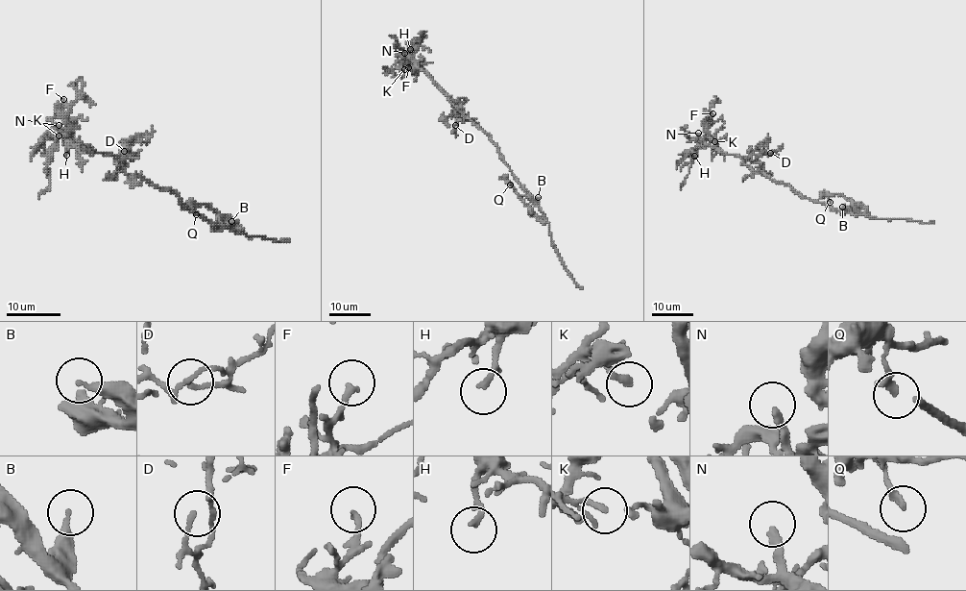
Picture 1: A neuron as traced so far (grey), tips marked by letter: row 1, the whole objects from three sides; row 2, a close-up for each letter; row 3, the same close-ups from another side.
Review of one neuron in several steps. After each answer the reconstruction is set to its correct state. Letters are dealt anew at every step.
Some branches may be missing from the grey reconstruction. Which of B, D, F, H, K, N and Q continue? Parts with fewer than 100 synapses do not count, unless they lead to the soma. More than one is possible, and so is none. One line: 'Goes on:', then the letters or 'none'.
Goes on: N

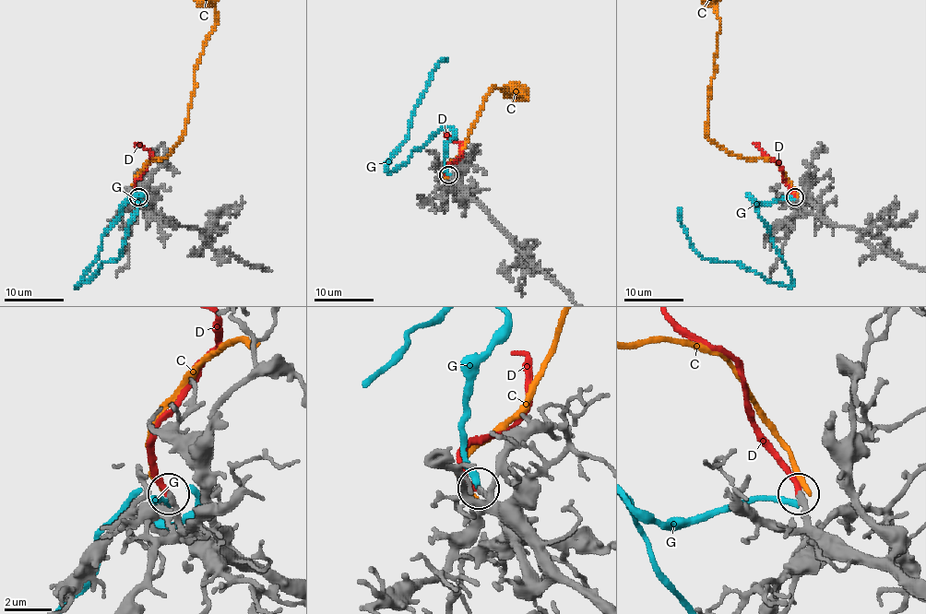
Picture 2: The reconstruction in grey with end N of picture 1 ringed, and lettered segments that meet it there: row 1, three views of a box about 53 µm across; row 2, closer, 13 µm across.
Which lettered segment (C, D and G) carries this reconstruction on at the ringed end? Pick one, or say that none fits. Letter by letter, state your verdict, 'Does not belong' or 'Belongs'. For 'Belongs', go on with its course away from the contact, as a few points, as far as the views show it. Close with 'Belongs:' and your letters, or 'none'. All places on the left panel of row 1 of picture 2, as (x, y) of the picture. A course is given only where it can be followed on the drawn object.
C: Does not belong
D: Belongs
G: Does not belong
Belongs: D

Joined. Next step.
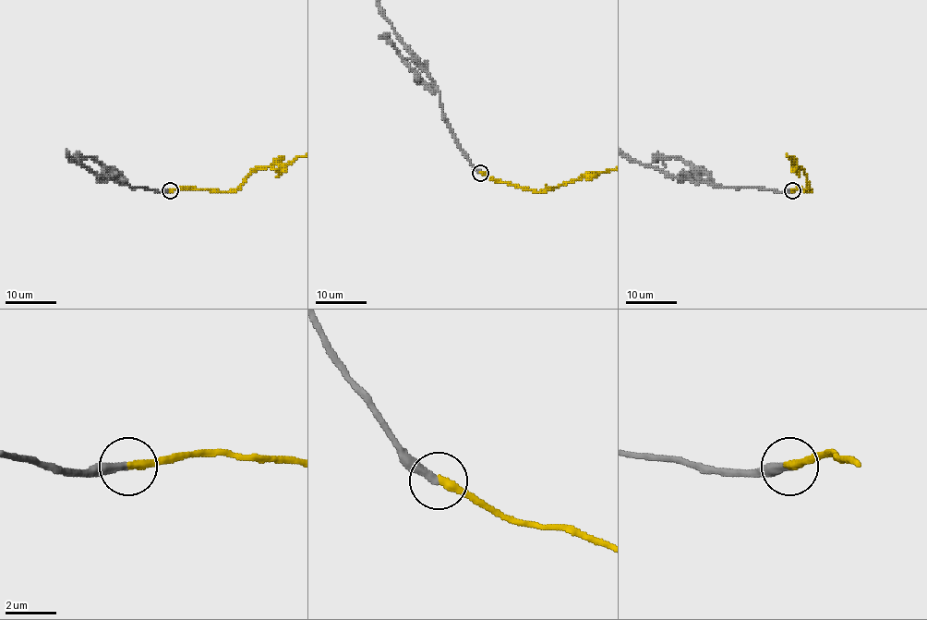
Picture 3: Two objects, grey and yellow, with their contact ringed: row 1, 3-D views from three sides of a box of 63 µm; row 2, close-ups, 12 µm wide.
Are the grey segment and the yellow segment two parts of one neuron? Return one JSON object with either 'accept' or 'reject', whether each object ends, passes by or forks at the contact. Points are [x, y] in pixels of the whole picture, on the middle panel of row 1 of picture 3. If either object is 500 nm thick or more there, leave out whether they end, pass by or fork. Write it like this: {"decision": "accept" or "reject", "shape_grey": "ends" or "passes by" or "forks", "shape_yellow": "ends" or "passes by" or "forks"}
{"decision": "accept", "shape_grey": "ends", "shape_yellow": "ends"}

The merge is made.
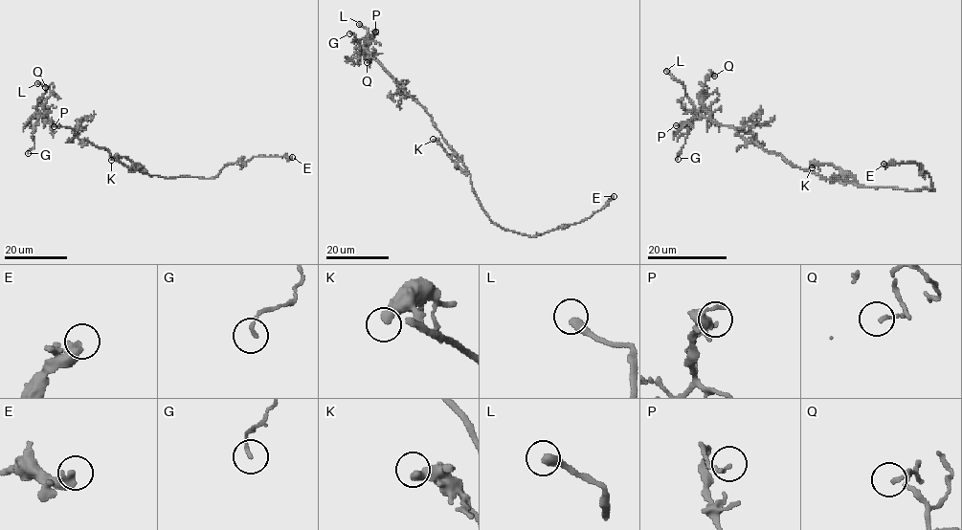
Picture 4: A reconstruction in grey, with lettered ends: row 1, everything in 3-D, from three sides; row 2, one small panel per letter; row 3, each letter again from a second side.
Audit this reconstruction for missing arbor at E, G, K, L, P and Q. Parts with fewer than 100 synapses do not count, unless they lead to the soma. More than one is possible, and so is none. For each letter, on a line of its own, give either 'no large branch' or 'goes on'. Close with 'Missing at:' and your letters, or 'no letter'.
E: no large branch
G: no large branch
K: no large branch
L: goes on
P: no large branch
Q: no large branch
Missing at: L

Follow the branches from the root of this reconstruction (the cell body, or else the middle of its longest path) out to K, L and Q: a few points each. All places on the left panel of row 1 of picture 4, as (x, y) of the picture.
K: (141, 172), (145, 171), (126, 157), (111, 160)
L: (141, 172), (115, 160), (106, 149), (80, 141), (70, 127), (47, 121), (37, 108), (45, 88), (37, 83)
Q: (141, 172), (115, 160), (106, 149), (80, 141), (70, 127), (50, 121), (45, 100), (51, 91), (45, 87)

